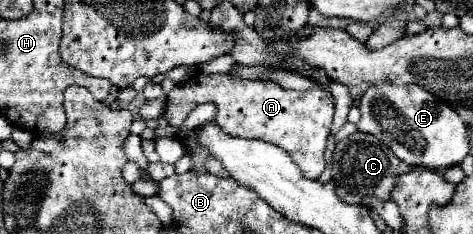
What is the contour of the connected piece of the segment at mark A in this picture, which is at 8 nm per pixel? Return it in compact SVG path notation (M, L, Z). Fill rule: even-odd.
M197 73L167 93L165 117L181 127L185 117L201 103L215 103L215 123L229 135L255 137L285 149L301 167L307 179L319 179L325 169L325 149L334 117L334 100L324 89L307 91L283 89L272 81L235 80L230 74Z

